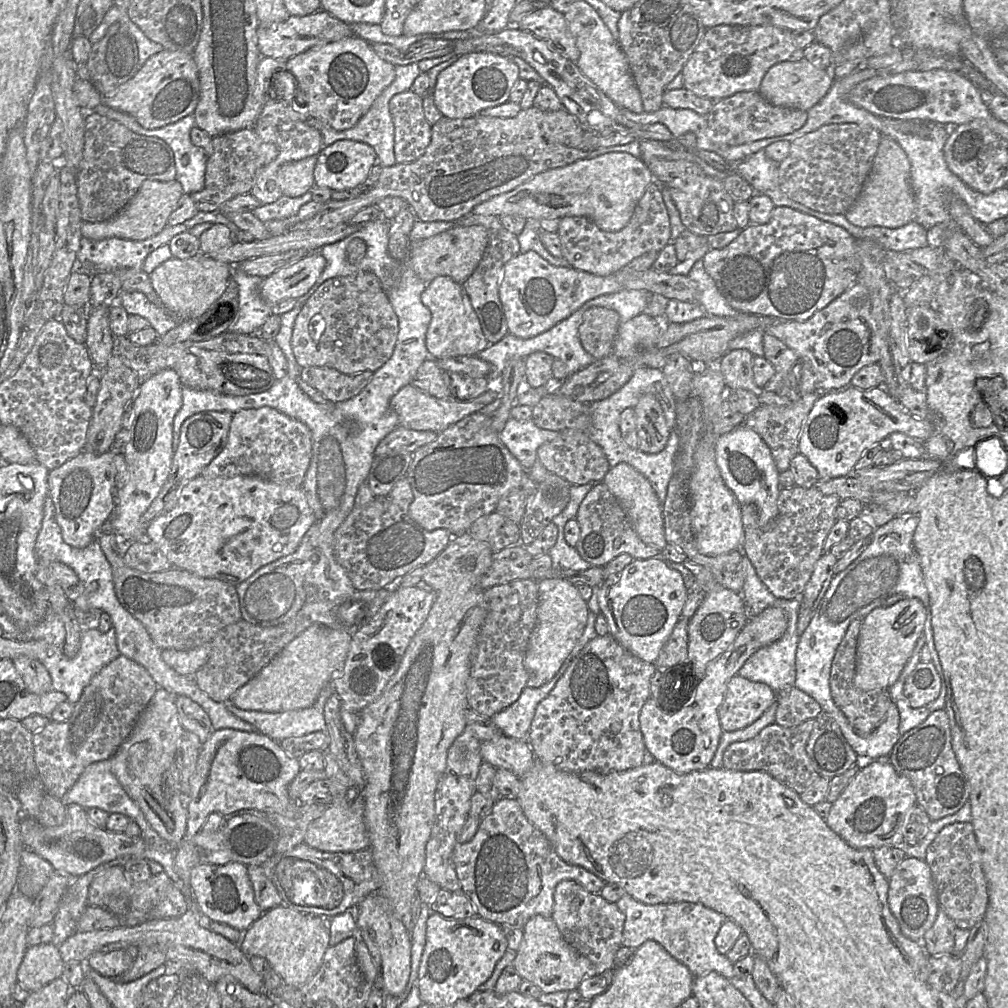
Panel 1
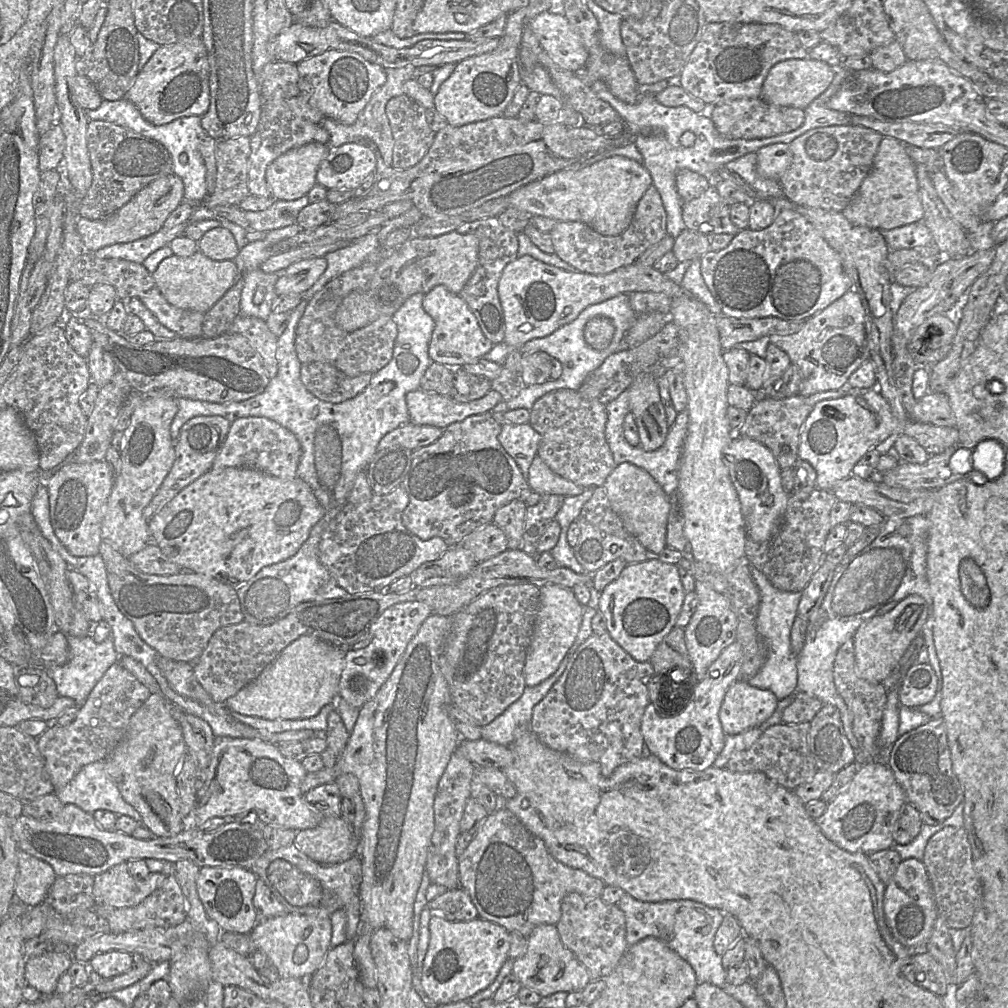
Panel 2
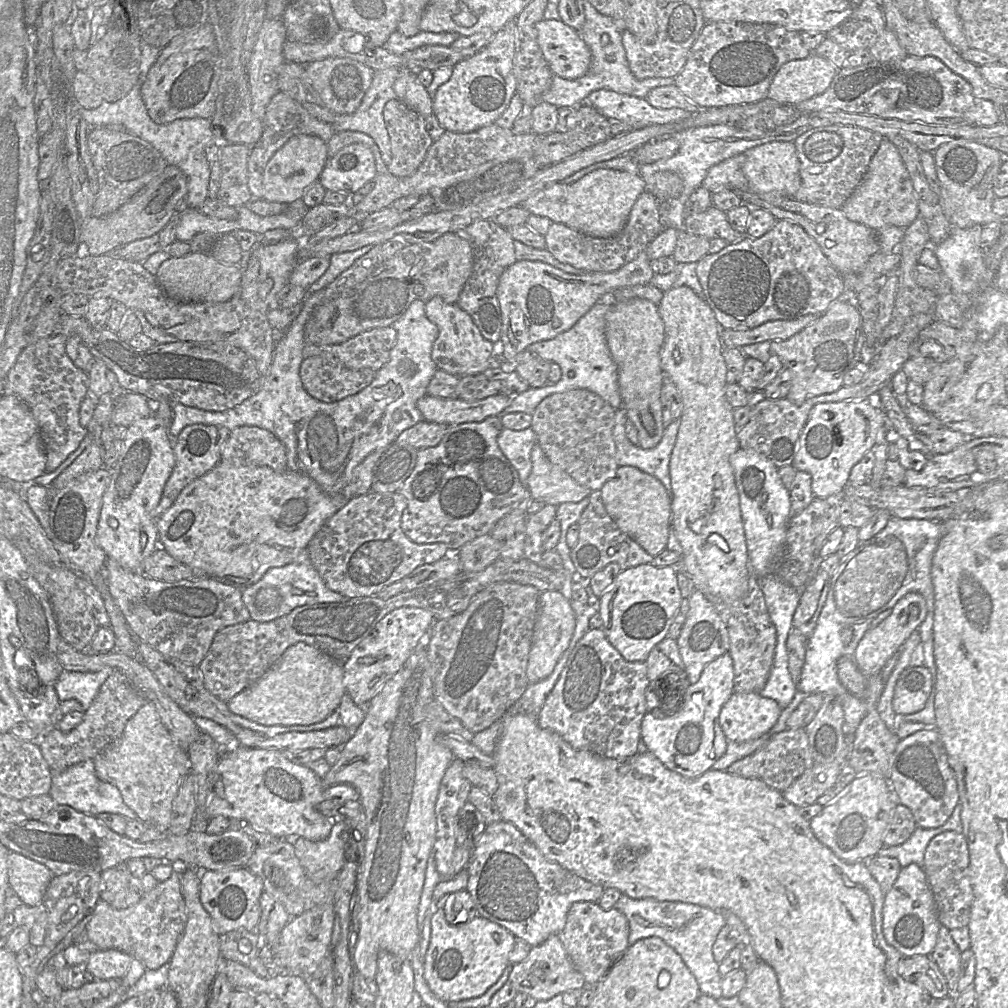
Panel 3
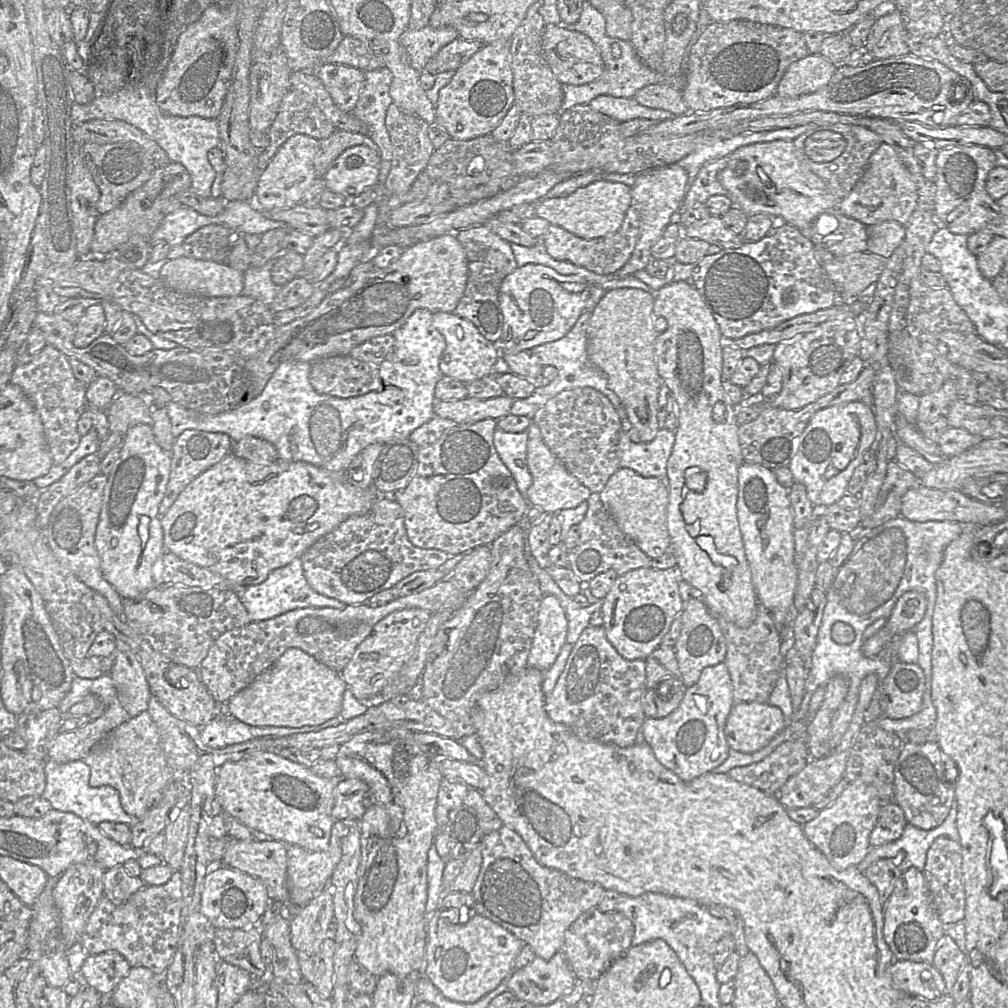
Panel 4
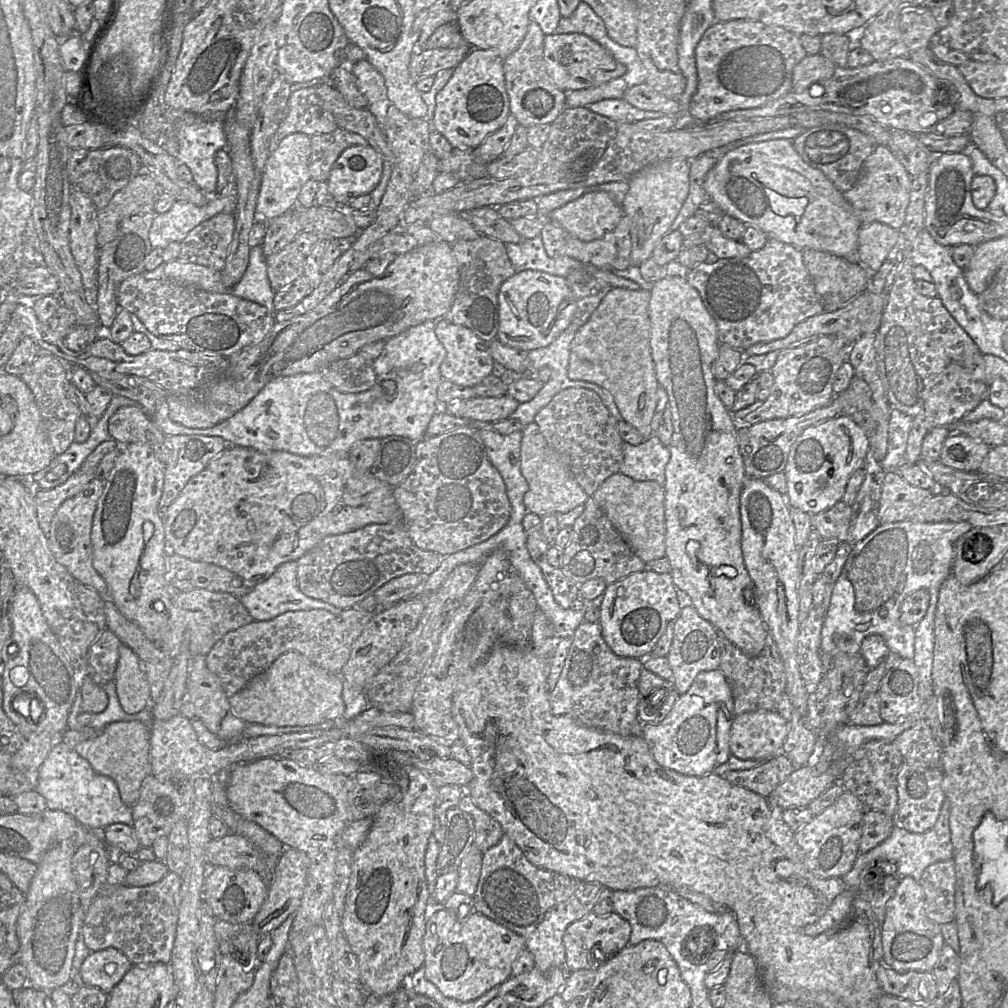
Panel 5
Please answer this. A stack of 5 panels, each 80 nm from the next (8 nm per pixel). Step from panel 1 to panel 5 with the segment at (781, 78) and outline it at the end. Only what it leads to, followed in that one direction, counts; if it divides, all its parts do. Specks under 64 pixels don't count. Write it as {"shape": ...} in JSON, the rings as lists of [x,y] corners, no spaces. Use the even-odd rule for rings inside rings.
{"shape":[[[822,54],[807,55],[793,69],[792,91],[801,93],[818,81],[832,78],[836,66]]]}

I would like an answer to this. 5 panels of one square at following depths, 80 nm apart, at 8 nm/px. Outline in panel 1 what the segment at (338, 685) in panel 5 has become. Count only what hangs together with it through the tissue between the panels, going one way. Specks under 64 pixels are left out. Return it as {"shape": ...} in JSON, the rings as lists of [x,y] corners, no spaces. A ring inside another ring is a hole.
{"shape":[[[313,624],[294,638],[255,677],[240,687],[229,702],[241,710],[279,713],[311,707],[320,691],[342,668],[351,636],[343,630]]]}

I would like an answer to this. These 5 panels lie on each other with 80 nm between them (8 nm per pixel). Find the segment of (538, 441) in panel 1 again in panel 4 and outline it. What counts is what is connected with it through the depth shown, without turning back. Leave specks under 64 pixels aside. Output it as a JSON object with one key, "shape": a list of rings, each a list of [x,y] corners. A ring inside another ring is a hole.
{"shape":[[[498,427],[493,437],[499,457],[512,473],[519,492],[525,498],[527,498],[527,491],[532,482],[532,476],[527,466],[527,440],[527,430],[511,433],[500,430]]]}

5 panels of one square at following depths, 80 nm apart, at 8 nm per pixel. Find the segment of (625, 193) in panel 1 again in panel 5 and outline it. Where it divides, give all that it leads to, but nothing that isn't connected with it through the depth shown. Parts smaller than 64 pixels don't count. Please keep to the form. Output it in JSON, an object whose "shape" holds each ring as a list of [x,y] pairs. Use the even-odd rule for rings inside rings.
{"shape":[[[595,191],[555,209],[548,219],[588,242],[613,231],[624,216],[623,207],[608,193]]]}

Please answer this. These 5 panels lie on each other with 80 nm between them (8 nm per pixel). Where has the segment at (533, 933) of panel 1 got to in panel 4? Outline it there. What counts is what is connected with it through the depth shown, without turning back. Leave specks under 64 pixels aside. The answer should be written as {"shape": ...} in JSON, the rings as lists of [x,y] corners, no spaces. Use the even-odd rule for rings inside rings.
{"shape":[[[558,952],[549,960],[536,956],[528,965],[514,970],[508,977],[507,990],[518,1000],[548,1005],[561,999],[577,981],[563,952]]]}

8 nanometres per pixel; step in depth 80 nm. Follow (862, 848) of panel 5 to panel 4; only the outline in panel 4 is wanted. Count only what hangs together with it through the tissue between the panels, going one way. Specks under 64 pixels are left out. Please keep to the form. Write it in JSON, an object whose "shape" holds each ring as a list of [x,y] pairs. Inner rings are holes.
{"shape":[[[884,801],[869,836],[871,848],[898,839],[906,825],[907,820],[901,807],[894,801]]]}

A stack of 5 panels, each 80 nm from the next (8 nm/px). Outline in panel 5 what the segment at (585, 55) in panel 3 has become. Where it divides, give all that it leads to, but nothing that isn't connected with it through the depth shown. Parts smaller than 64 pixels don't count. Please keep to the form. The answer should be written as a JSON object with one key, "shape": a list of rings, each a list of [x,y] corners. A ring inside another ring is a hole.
{"shape":[[[580,33],[545,35],[544,58],[547,72],[554,84],[563,91],[599,86],[625,74],[626,67],[590,37]]]}

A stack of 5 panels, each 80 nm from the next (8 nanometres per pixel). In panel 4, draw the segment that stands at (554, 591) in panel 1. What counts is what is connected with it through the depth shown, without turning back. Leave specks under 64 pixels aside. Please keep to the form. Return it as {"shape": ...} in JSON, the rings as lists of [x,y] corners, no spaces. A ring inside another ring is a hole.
{"shape":[[[544,595],[537,617],[527,664],[545,672],[556,660],[566,643],[568,621],[559,600],[554,595]]]}

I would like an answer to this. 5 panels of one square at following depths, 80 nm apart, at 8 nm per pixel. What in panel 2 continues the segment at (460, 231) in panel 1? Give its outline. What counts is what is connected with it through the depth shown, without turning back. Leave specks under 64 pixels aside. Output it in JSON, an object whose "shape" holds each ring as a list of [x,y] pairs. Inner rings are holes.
{"shape":[[[457,231],[434,238],[411,237],[394,251],[389,251],[363,289],[349,293],[342,300],[335,314],[337,326],[346,332],[353,332],[381,316],[393,316],[410,296],[427,294],[438,285],[459,295],[477,267],[478,243],[475,235],[462,235]]]}

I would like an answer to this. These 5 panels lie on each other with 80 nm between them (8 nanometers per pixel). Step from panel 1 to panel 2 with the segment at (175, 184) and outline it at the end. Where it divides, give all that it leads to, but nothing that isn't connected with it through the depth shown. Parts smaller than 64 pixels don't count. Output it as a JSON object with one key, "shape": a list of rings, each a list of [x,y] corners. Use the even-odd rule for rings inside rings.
{"shape":[[[171,173],[145,185],[113,215],[101,220],[79,217],[76,224],[88,252],[116,243],[128,243],[159,231],[167,217],[184,201],[184,184],[180,177]]]}

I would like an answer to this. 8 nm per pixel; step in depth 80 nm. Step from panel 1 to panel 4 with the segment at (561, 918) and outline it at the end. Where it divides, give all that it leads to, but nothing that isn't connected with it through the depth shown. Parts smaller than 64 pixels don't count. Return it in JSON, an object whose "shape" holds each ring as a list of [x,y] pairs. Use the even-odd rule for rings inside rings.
{"shape":[[[597,907],[582,913],[566,930],[562,952],[578,981],[596,982],[605,970],[630,947],[633,923],[622,913],[601,912]]]}

